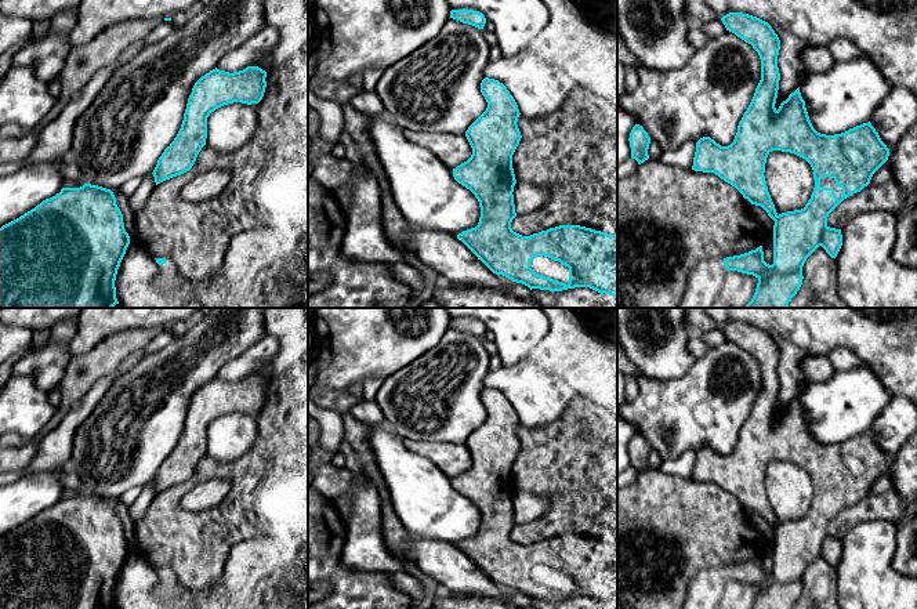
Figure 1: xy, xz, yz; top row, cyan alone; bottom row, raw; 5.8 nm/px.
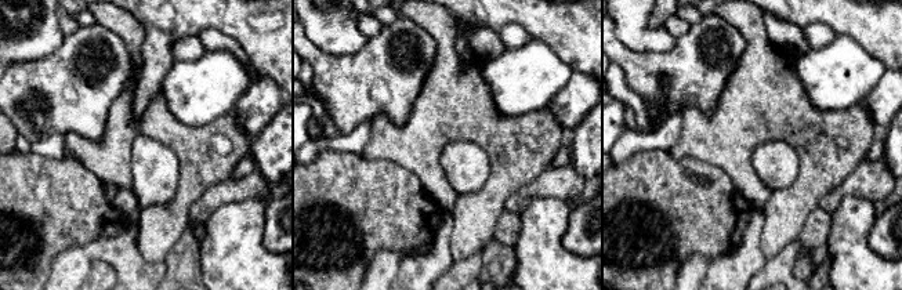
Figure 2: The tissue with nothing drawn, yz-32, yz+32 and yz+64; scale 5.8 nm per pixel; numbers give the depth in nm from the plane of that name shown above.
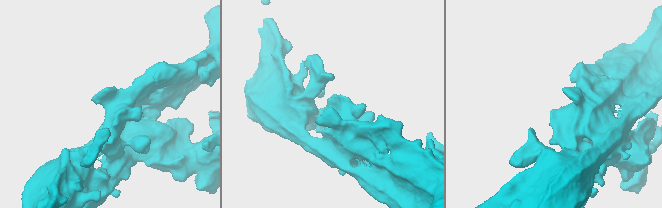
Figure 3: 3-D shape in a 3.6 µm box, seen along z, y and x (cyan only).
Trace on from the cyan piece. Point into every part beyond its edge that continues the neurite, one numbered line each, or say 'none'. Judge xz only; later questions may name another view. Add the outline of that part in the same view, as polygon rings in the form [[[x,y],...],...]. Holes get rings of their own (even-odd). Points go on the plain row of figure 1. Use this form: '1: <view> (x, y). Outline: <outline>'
1: xz (543, 575). Outline: [[[537,565],[532,569],[530,577],[537,583],[554,590],[569,592],[569,577],[559,570],[554,570],[544,565]]]

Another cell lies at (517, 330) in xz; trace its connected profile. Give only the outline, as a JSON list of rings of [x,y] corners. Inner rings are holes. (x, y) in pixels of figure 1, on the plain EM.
[[[445,308],[452,319],[474,319],[494,336],[499,356],[505,366],[523,362],[544,340],[550,322],[541,308]]]

